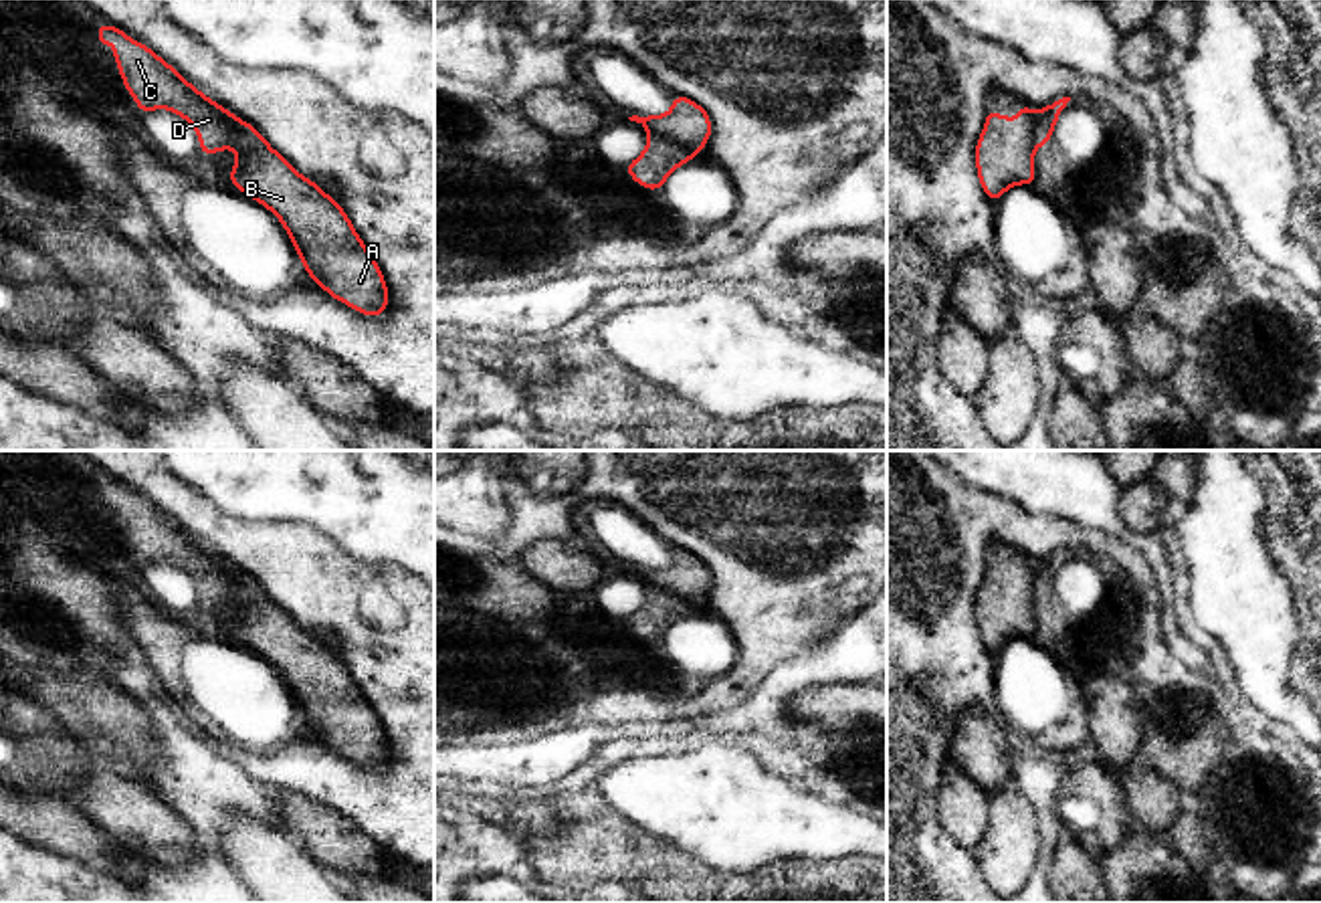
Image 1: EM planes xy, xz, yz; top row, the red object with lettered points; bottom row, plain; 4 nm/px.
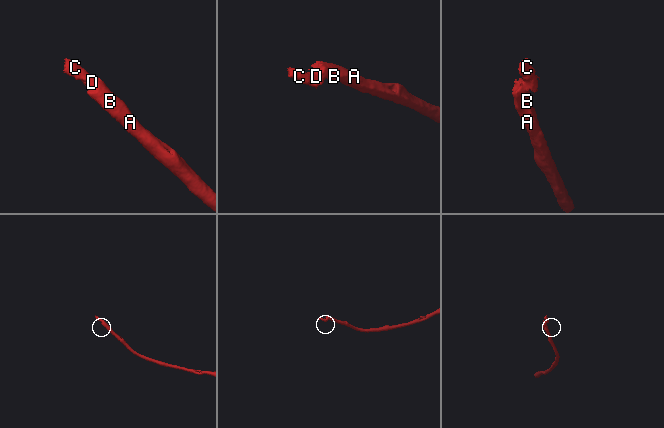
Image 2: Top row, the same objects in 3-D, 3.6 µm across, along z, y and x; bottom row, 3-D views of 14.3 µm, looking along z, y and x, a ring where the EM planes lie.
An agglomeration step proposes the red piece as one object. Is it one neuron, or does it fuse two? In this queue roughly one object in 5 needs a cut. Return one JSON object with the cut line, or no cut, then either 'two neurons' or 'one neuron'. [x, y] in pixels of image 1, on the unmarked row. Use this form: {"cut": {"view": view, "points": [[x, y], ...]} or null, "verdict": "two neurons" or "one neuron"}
{"cut": {"view": "xz", "points": [[651, 586], [689, 598], [695, 605]]}, "verdict": "two neurons"}

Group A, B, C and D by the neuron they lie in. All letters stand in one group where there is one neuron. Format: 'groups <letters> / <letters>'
groups A B / C D

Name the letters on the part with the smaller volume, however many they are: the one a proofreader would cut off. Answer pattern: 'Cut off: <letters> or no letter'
Cut off: C, D

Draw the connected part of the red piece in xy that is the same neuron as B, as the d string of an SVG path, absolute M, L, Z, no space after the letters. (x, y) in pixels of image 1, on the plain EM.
M234 570L230 600L238 614L228 632L285 679L307 727L333 751L378 770L388 760L384 727L339 655L303 630L246 574Z

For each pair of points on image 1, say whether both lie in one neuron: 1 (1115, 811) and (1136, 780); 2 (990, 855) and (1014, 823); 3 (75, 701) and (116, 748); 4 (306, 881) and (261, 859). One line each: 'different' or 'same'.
1: different
2: same
3: same
4: same

